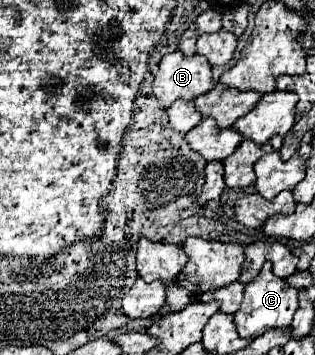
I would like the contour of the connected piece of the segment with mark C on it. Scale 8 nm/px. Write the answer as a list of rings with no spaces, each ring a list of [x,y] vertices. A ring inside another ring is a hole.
[[[265,262],[261,272],[257,274],[257,278],[245,286],[245,296],[243,296],[241,308],[233,314],[237,332],[239,332],[241,338],[257,338],[259,334],[265,334],[271,328],[291,326],[291,320],[293,320],[293,314],[295,314],[297,306],[299,306],[297,290],[289,288],[289,284],[285,280],[277,278],[271,272],[269,262]]]

